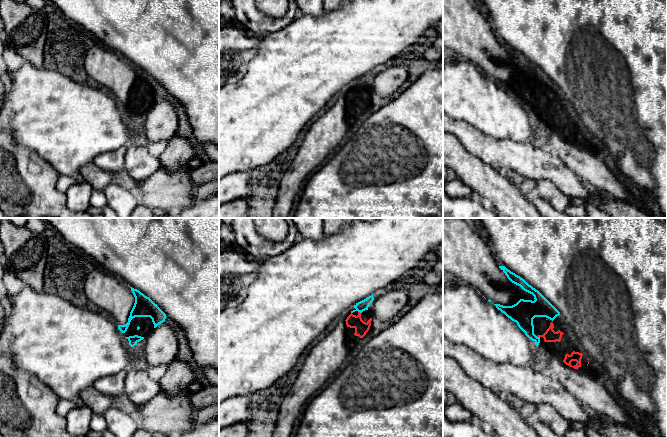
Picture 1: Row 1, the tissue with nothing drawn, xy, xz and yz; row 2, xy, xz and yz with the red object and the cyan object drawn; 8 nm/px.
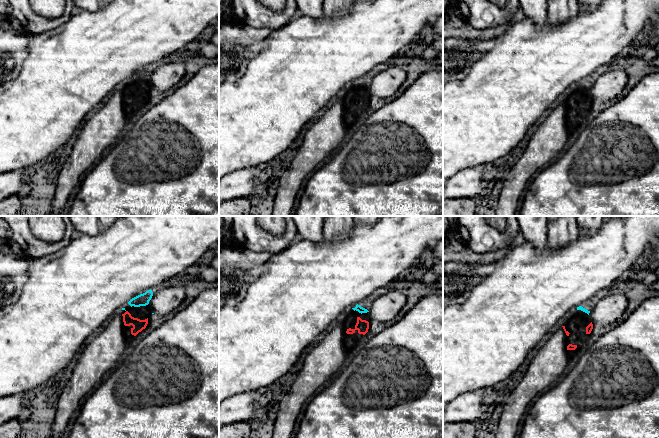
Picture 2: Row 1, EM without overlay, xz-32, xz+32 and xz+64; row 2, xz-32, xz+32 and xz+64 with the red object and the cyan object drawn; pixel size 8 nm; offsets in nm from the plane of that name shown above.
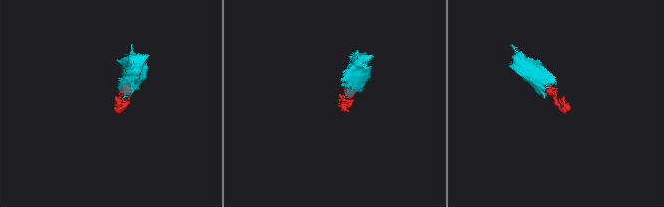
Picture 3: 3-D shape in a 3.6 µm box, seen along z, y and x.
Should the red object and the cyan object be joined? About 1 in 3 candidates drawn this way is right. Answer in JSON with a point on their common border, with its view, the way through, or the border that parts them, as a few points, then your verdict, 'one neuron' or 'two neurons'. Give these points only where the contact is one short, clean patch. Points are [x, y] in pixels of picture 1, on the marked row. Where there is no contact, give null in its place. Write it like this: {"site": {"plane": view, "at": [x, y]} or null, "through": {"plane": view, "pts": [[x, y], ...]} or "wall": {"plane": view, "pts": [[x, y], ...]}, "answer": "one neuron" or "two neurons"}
{"site": {"plane": "yz", "at": [538, 336]}, "through": {"plane": "yz", "pts": [[550, 335], [538, 336], [529, 331], [523, 312]]}, "answer": "one neuron"}

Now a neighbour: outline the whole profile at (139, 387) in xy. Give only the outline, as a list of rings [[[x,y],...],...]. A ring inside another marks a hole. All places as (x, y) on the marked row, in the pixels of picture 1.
[[[134,365],[127,369],[125,394],[136,405],[150,401],[161,392],[159,382],[152,380],[142,365]]]

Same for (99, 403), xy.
[[[91,386],[81,392],[80,398],[86,406],[99,415],[103,415],[110,408],[119,409],[134,417],[138,414],[137,406],[125,393],[118,396],[104,395]]]

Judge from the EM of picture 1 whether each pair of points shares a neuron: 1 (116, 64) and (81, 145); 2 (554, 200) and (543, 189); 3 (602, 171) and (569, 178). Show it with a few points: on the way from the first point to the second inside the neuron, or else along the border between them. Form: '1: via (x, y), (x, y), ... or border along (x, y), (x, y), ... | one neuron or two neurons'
1: border along (103, 87), (117, 101) | two neurons
2: via (551, 197), (546, 192) | one neuron
3: border along (560, 160), (592, 187) | two neurons

